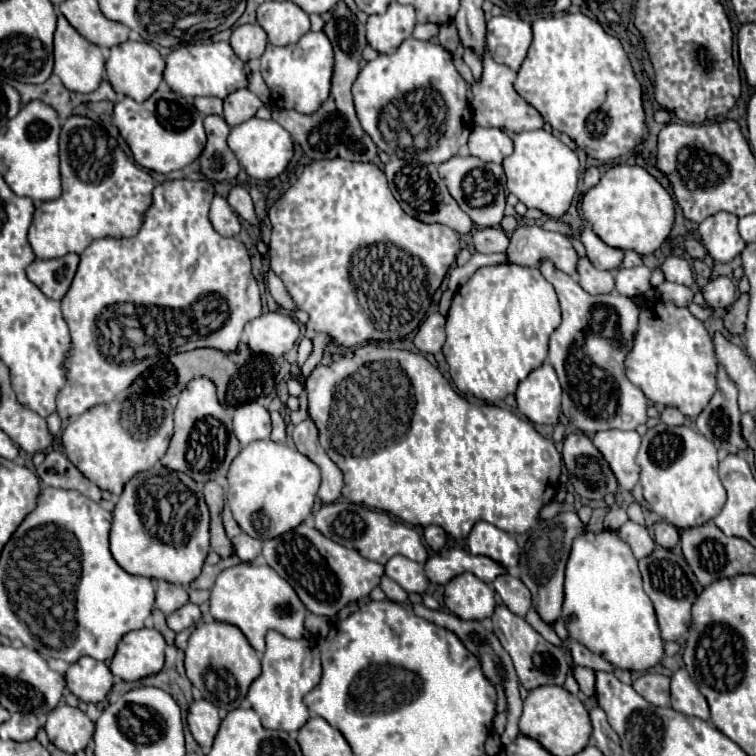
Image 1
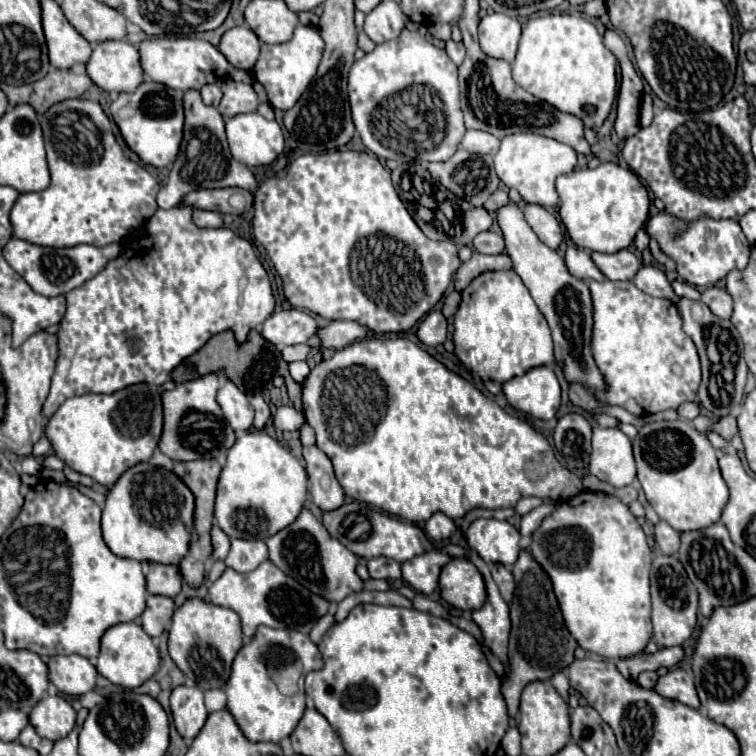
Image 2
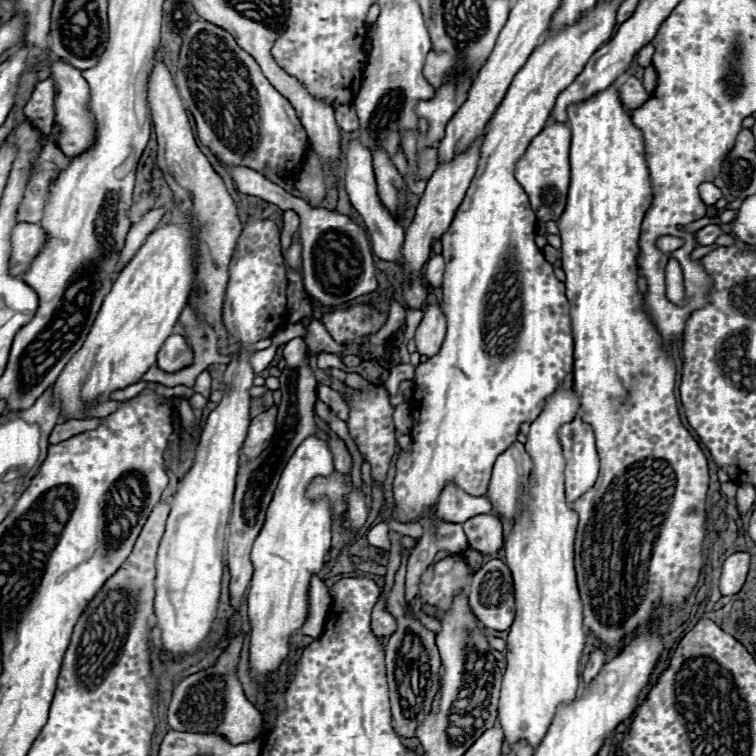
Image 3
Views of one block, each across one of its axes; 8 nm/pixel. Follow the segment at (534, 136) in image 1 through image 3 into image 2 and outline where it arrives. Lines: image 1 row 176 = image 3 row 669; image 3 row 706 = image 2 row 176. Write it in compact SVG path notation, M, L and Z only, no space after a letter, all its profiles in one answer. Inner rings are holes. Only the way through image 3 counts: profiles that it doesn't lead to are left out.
M510 134L502 138L500 150L494 154L494 166L498 178L508 186L516 188L524 202L536 202L544 208L552 208L558 204L556 194L556 178L560 174L568 174L576 166L576 152L562 142L540 134Z

